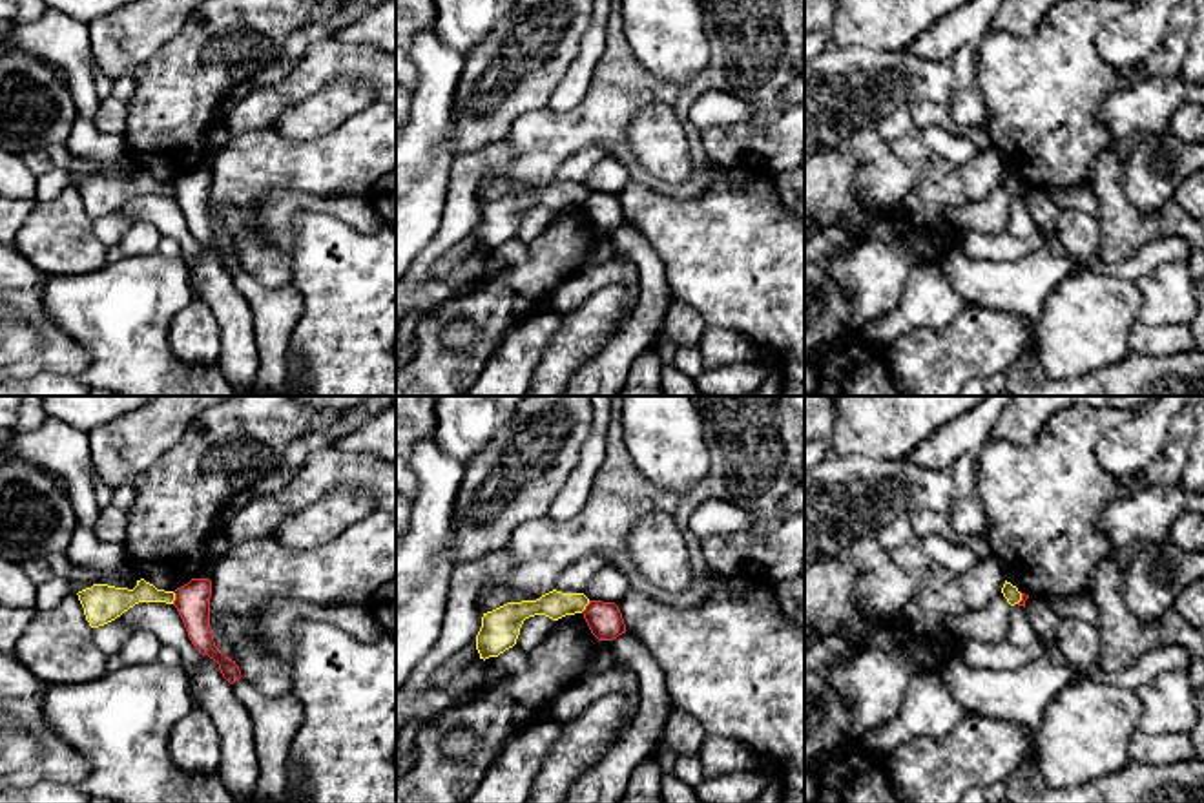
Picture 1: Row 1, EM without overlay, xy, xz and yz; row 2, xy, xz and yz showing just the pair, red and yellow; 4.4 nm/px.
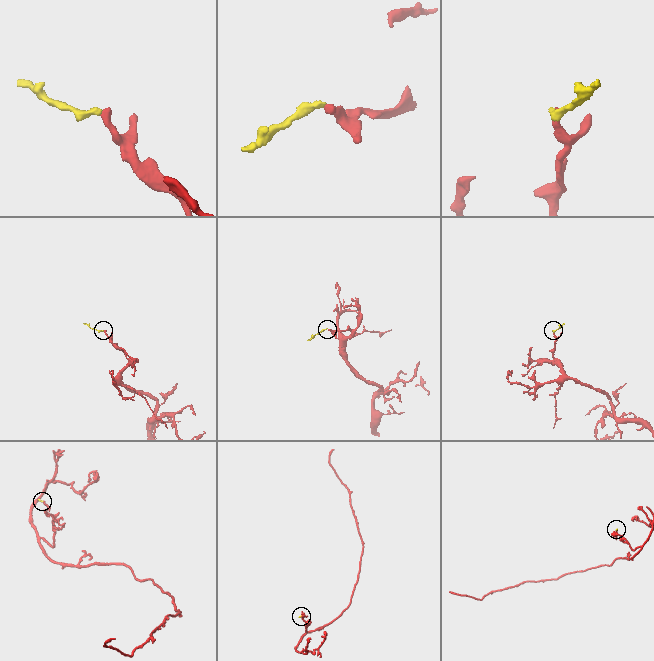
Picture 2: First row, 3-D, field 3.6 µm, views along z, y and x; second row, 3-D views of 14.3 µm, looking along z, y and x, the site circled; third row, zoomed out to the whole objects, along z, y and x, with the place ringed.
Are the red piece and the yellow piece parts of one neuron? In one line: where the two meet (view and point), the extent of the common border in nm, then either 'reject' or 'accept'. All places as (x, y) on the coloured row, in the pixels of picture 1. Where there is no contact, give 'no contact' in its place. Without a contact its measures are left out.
xy (176, 597) | 60 nm | reject

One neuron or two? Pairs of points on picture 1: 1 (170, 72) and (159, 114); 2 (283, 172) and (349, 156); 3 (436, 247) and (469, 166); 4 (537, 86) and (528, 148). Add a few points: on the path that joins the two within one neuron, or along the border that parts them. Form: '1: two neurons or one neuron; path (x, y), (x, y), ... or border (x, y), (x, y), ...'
1: one neuron; path (170, 83), (170, 103)
2: one neuron; path (300, 165), (332, 165)
3: one neuron; path (455, 227), (460, 218), (462, 187)
4: two neurons; border (548, 104), (526, 112), (506, 137)

